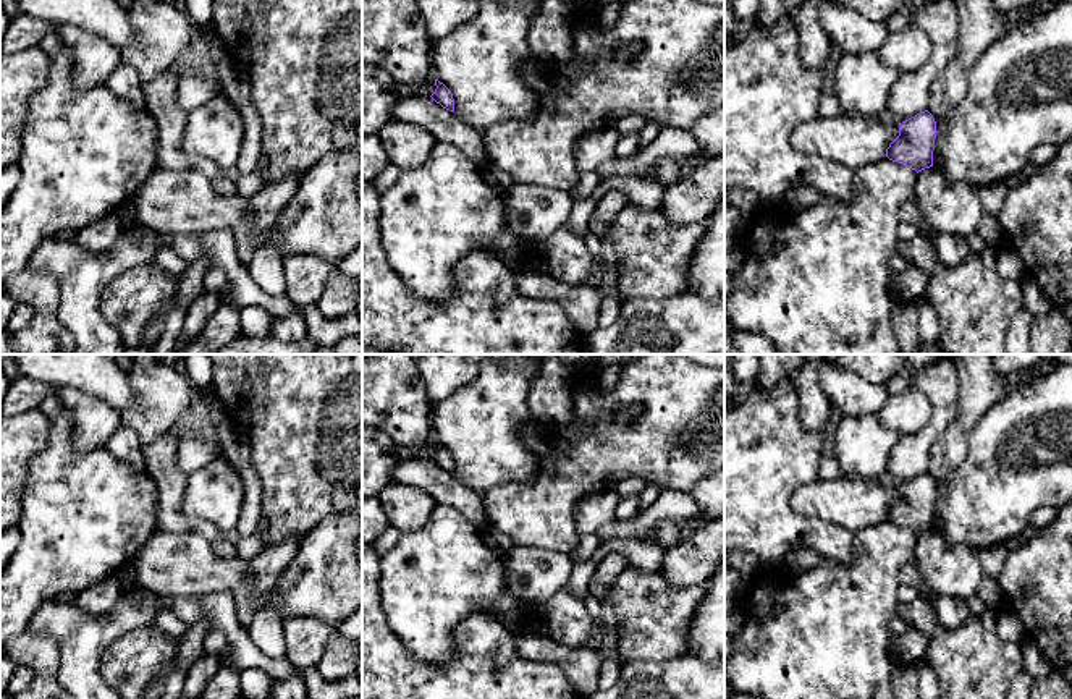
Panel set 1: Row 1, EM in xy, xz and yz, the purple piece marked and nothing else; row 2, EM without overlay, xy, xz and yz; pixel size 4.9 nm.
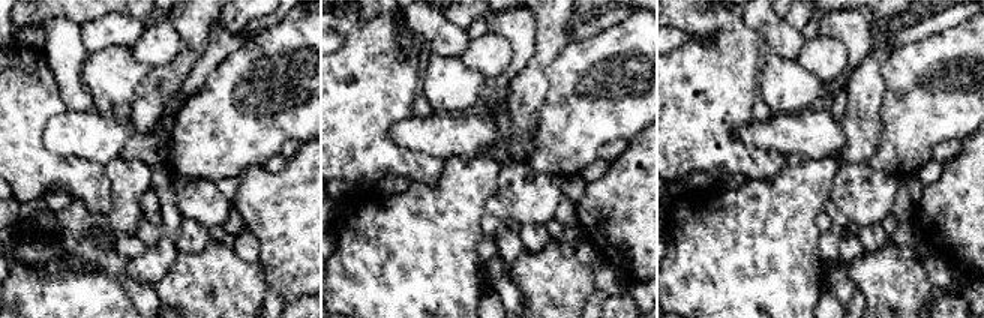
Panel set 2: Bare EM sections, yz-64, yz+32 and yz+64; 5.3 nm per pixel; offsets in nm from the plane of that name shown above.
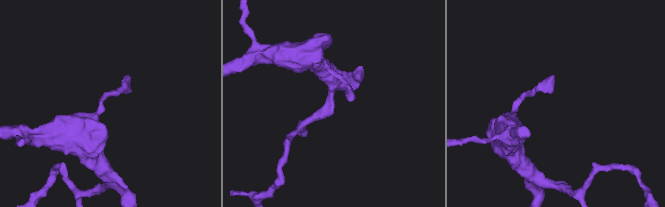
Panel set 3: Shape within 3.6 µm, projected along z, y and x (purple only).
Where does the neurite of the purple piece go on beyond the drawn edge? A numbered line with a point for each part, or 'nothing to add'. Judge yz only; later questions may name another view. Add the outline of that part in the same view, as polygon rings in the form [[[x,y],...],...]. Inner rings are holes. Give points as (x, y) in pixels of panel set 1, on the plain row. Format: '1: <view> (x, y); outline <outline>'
nothing to add

